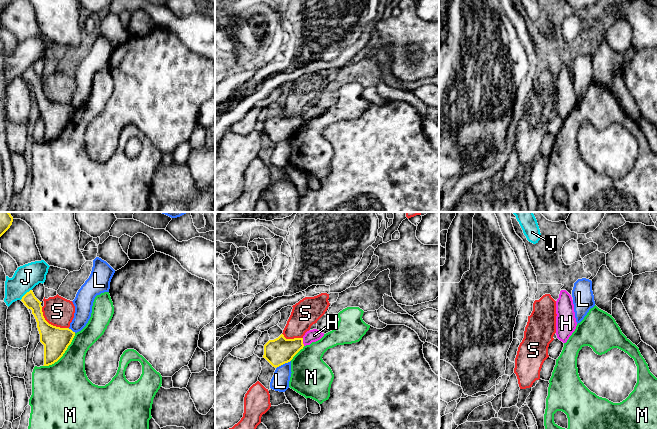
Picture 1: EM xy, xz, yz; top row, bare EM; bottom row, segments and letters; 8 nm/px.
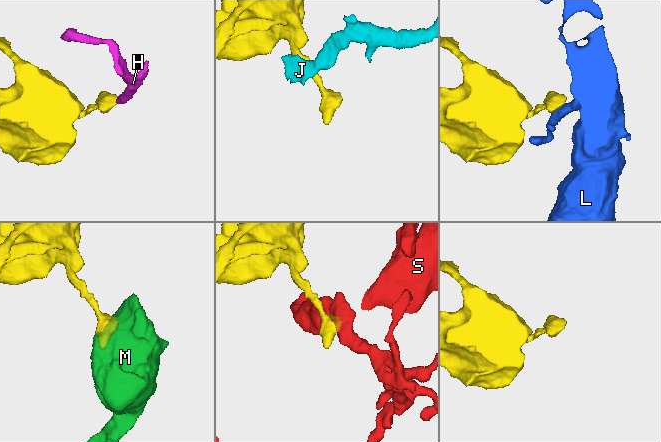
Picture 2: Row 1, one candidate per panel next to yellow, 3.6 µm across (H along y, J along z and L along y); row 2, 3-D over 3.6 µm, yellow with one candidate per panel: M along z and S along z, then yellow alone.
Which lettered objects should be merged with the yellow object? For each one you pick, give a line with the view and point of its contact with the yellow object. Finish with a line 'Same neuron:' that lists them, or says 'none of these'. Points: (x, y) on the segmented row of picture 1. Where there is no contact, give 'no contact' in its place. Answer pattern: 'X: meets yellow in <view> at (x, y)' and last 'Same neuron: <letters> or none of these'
Same neuron: none of these

